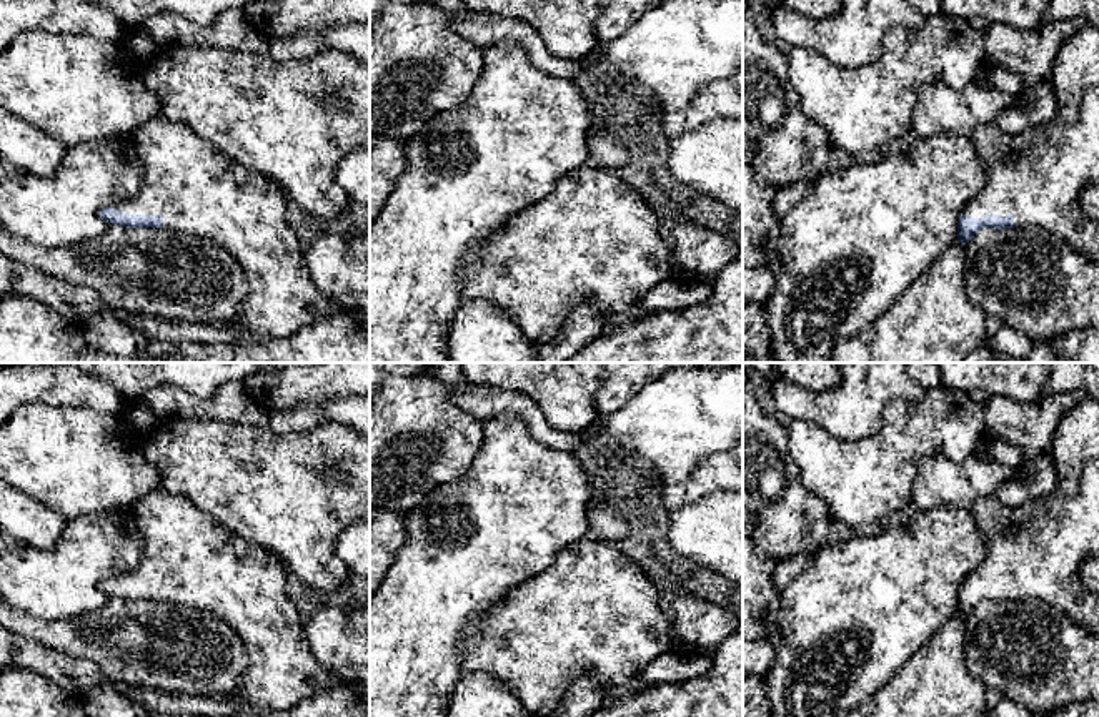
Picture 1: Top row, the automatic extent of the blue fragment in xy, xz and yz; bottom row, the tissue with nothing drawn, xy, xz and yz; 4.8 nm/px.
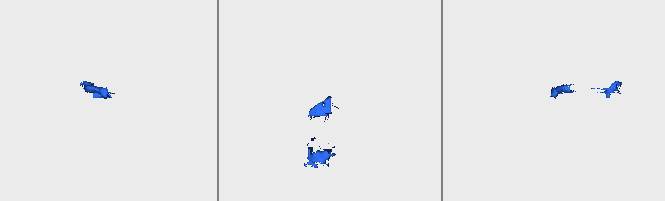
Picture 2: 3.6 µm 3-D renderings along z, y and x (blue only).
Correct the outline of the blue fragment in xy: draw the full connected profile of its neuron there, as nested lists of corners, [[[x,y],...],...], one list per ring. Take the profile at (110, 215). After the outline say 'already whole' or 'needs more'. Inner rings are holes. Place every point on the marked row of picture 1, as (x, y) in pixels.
[[[163,116],[148,120],[132,135],[132,140],[143,163],[142,188],[135,198],[102,208],[98,215],[108,225],[125,228],[165,228],[203,236],[230,251],[245,273],[248,291],[240,313],[230,323],[218,324],[220,328],[245,331],[250,336],[250,344],[258,344],[290,338],[301,328],[336,313],[333,296],[323,294],[310,278],[303,260],[301,241],[288,223],[290,198],[275,181],[230,158],[186,125]]] | needs more

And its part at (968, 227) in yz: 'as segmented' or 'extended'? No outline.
extended

